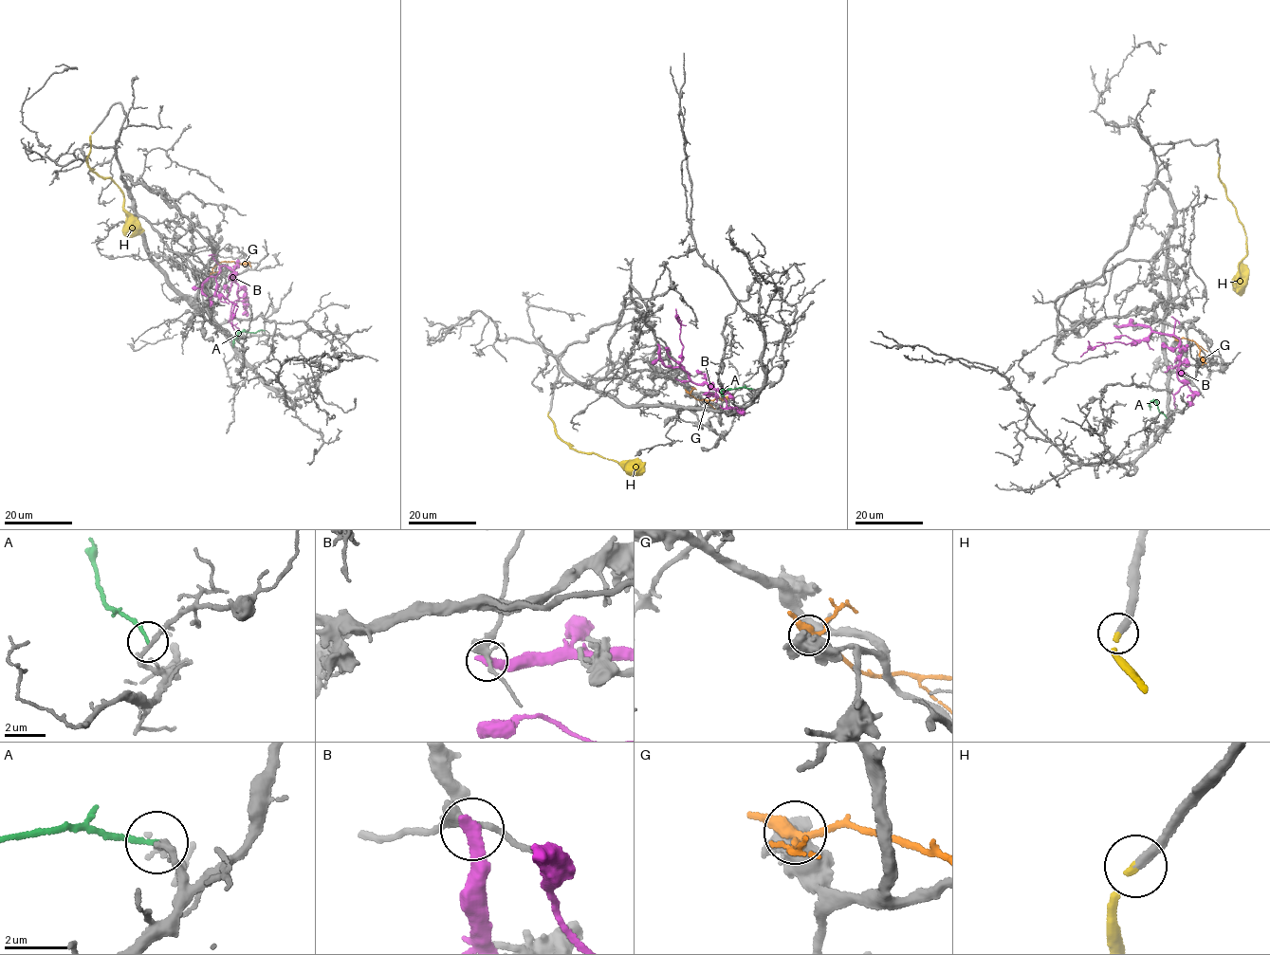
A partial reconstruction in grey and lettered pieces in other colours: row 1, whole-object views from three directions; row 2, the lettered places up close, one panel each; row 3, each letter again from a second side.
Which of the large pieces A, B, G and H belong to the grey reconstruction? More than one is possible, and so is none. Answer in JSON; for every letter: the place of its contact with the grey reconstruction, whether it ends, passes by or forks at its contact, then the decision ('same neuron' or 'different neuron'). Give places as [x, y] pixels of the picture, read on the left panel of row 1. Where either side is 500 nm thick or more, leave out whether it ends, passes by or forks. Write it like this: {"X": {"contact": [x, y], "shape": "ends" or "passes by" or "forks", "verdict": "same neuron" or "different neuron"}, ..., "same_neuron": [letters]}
{"A": {"contact": [264, 330], "shape": "ends", "verdict": "different neuron"}, "B": {"contact": [206, 295], "shape": "ends", "verdict": "different neuron"}, "G": {"contact": [211, 273], "verdict": "different neuron"}, "H": {"contact": [92, 132], "shape": "ends", "verdict": "same neuron"}, "same_neuron": ["H"]}

